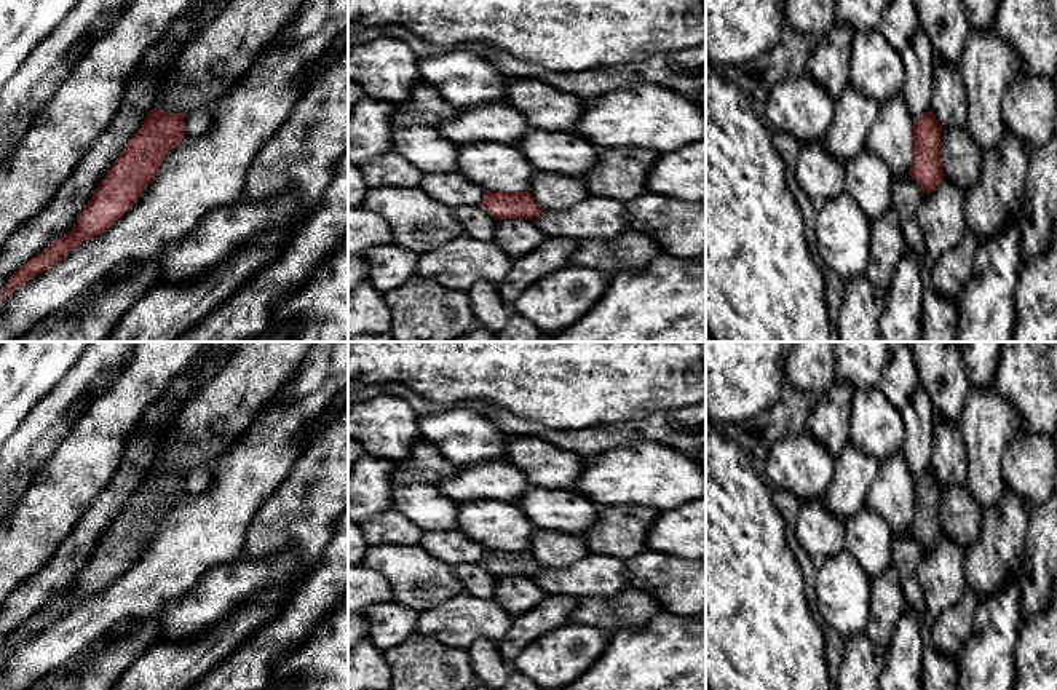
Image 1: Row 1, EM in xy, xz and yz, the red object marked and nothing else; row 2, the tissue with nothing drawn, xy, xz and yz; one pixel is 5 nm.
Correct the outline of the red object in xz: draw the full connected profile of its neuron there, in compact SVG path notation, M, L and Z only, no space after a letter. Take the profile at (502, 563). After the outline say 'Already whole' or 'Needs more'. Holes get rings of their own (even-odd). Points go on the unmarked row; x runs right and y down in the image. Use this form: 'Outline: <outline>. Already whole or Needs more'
Outline: M485 549L479 562L492 575L501 577L533 577L543 567L530 549Z. Already whole

